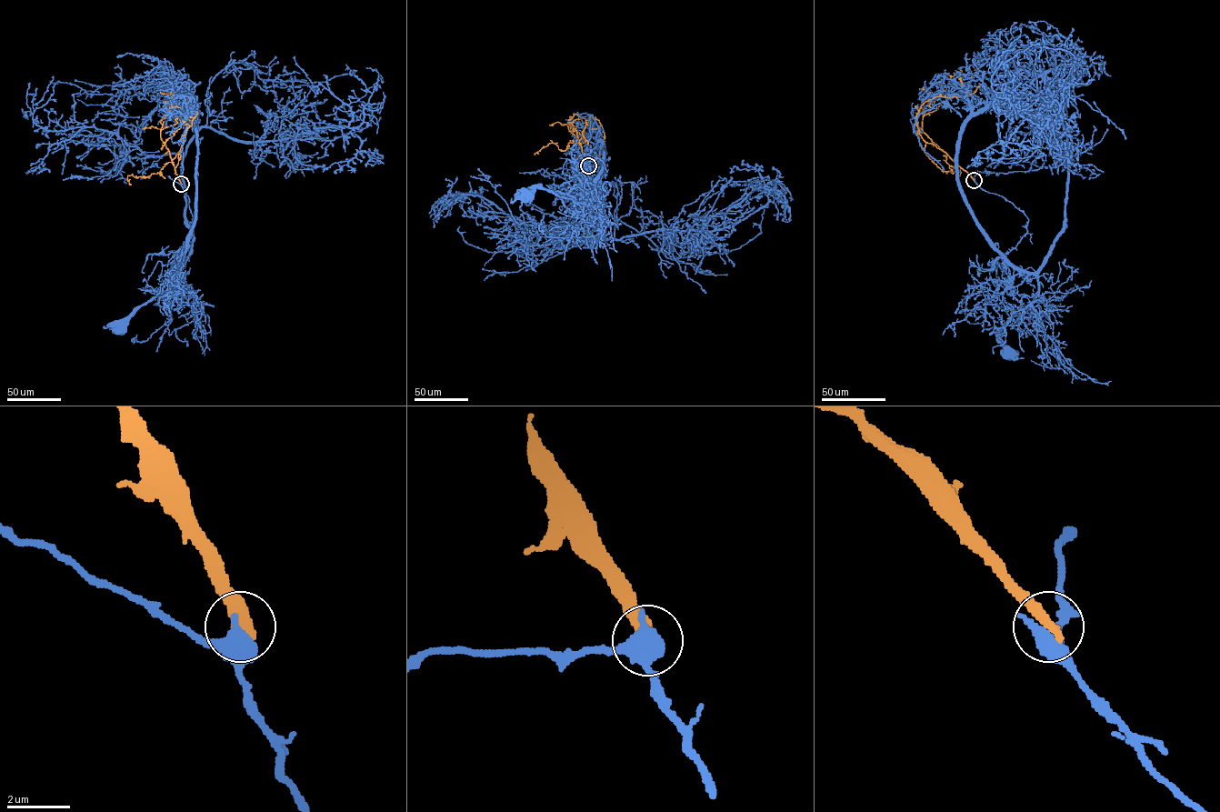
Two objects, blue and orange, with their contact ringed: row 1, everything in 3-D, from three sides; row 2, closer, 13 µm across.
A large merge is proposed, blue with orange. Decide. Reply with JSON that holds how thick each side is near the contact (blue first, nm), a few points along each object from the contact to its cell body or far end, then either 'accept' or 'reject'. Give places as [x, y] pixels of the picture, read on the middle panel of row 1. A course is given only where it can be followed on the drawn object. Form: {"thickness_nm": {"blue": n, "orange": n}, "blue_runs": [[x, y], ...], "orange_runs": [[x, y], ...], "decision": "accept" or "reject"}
{"thickness_nm": {"blue": 480, "orange": 440}, "blue_runs": [[588, 165], [600, 211], [589, 187], [591, 215], [586, 220], [571, 212], [547, 189], [535, 188], [526, 194]], "orange_runs": [[588, 165], [579, 141], [592, 117], [599, 120], [604, 135], [599, 162], [594, 153]], "decision": "reject"}

